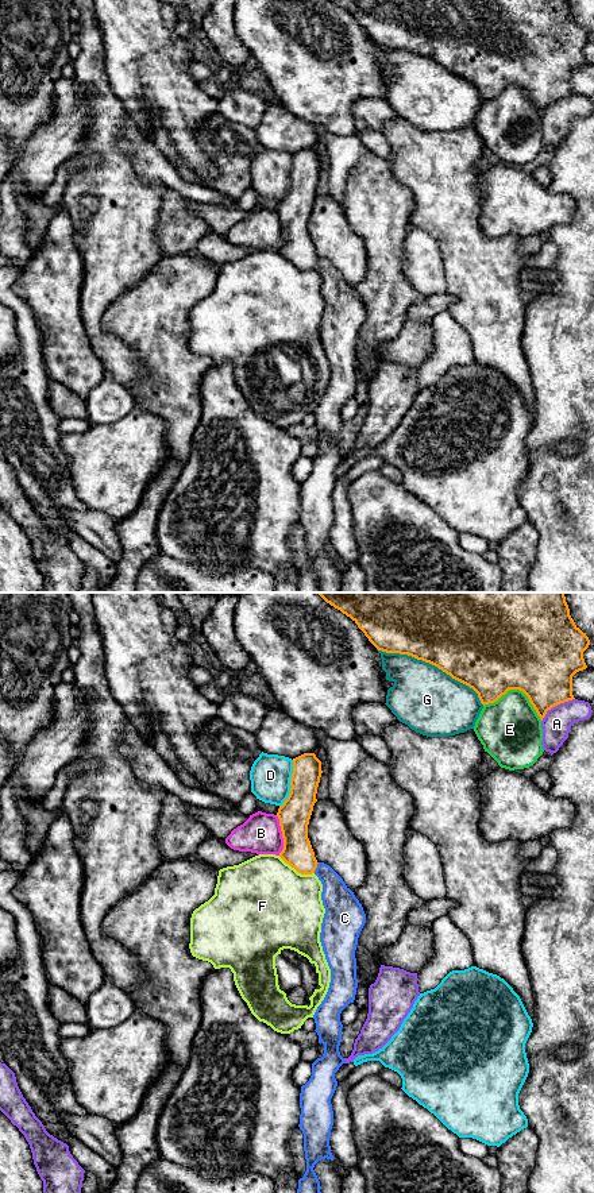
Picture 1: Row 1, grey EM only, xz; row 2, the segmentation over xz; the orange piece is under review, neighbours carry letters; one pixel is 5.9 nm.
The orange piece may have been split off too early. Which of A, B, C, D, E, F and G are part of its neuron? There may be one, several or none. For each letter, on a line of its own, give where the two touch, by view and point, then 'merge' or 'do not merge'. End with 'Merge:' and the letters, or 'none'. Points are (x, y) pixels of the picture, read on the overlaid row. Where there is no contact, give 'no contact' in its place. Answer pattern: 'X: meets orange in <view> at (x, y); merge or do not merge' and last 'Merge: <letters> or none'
A: meets orange in xz at (555, 705); do not merge
B: meets orange in xz at (282, 836); do not merge
C: meets orange in xz at (316, 867); merge
D: meets orange in xz at (290, 783); do not merge
E: meets orange in xz at (517, 688); do not merge
F: meets orange in xz at (296, 869); do not merge
G: meets orange in xz at (432, 664); do not merge
Merge: C

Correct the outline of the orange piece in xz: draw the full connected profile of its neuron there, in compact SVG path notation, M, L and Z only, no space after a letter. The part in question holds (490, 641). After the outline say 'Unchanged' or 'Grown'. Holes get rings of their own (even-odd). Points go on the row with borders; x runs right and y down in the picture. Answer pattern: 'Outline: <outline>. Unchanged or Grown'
Outline: M317 592L327 603L350 617L364 633L369 641L386 653L408 655L417 660L429 663L452 679L472 688L481 703L489 704L497 702L509 690L522 691L537 715L543 721L547 711L552 707L575 699L572 695L572 676L587 668L583 652L589 648L590 640L574 622L566 602L564 592Z. Unchanged

